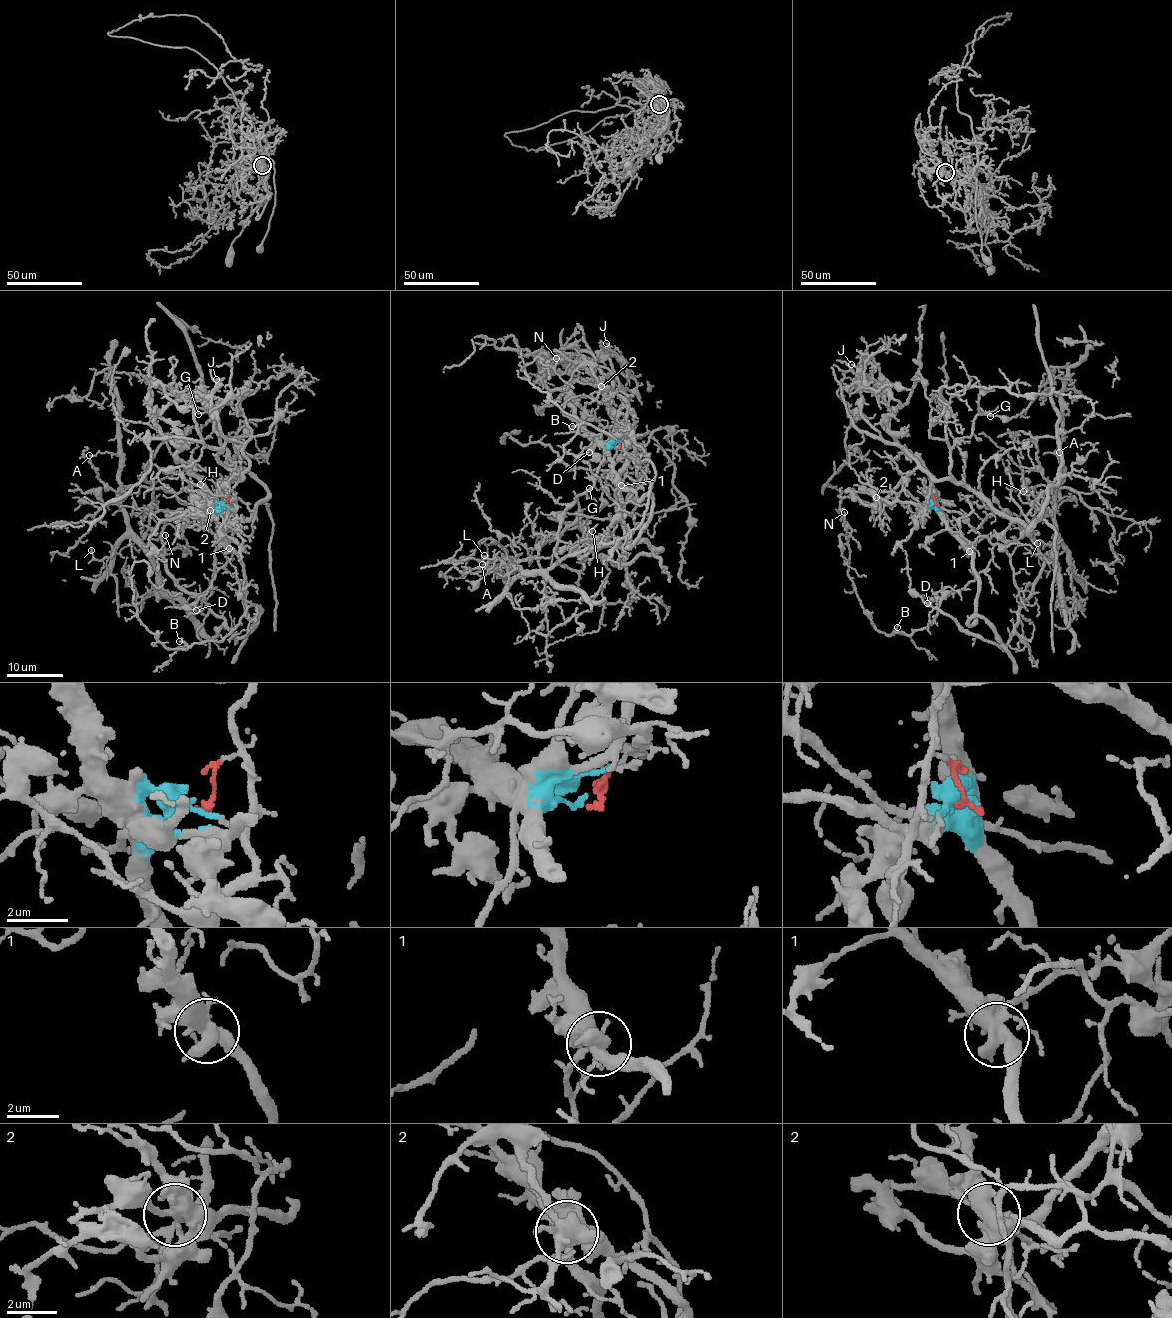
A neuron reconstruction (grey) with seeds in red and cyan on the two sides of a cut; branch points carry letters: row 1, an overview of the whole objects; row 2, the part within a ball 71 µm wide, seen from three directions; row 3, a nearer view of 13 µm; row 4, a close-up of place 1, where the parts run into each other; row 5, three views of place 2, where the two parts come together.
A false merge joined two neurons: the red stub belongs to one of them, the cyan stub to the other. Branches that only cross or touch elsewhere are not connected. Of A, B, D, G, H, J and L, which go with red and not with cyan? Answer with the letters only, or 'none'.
G

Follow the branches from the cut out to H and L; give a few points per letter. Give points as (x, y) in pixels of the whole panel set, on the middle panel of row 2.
H: (617, 448), (607, 450), (594, 484), (565, 509), (557, 560), (541, 572), (513, 564), (549, 558), (593, 530)
L: (617, 448), (607, 450), (594, 484), (565, 509), (557, 557), (549, 568), (509, 582), (506, 566), (484, 555)

